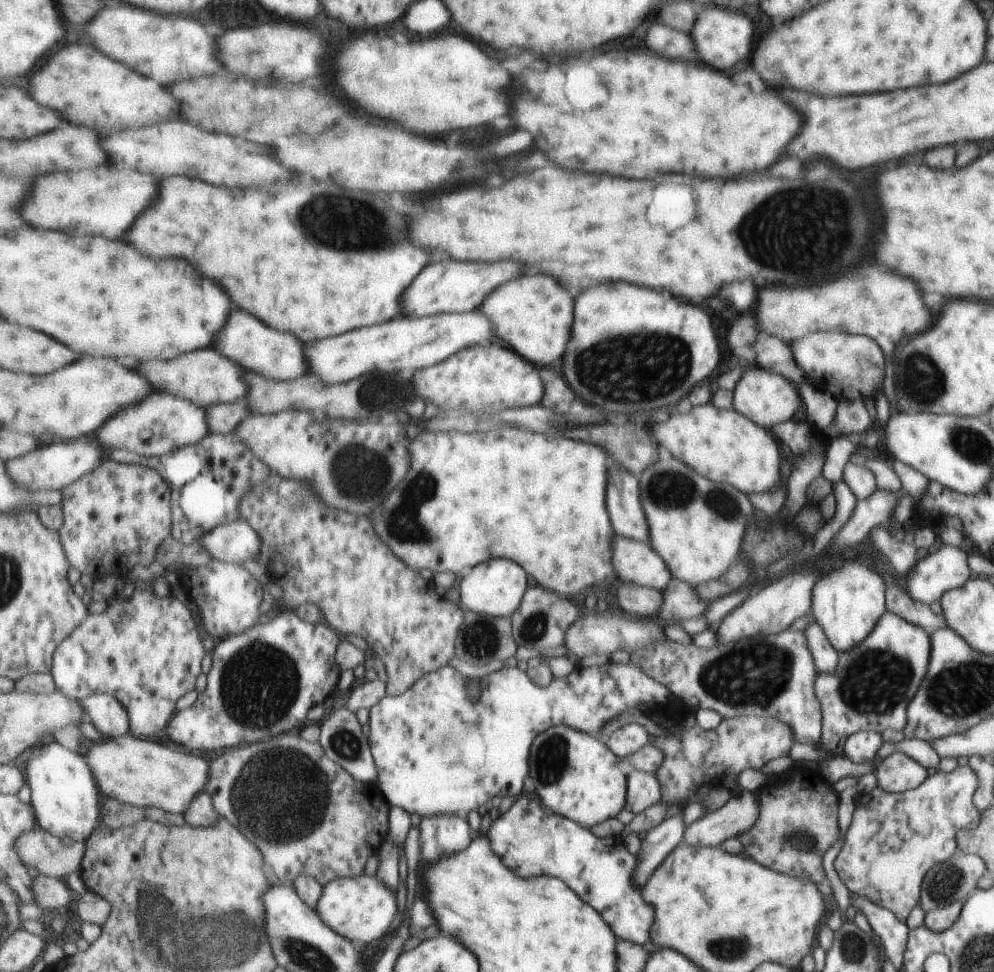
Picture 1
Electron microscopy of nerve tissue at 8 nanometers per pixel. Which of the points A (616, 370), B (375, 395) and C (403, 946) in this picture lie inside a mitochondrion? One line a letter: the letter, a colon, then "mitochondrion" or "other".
A: mitochondrion
B: mitochondrion
C: other

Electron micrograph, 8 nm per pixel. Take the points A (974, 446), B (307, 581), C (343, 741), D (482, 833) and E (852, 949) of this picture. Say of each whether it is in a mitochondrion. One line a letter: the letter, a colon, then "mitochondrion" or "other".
A: mitochondrion
B: other
C: mitochondrion
D: other
E: mitochondrion

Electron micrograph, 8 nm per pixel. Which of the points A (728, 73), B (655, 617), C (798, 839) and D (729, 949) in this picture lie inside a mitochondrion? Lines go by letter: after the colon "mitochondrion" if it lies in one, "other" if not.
A: other
B: other
C: mitochondrion
D: mitochondrion

